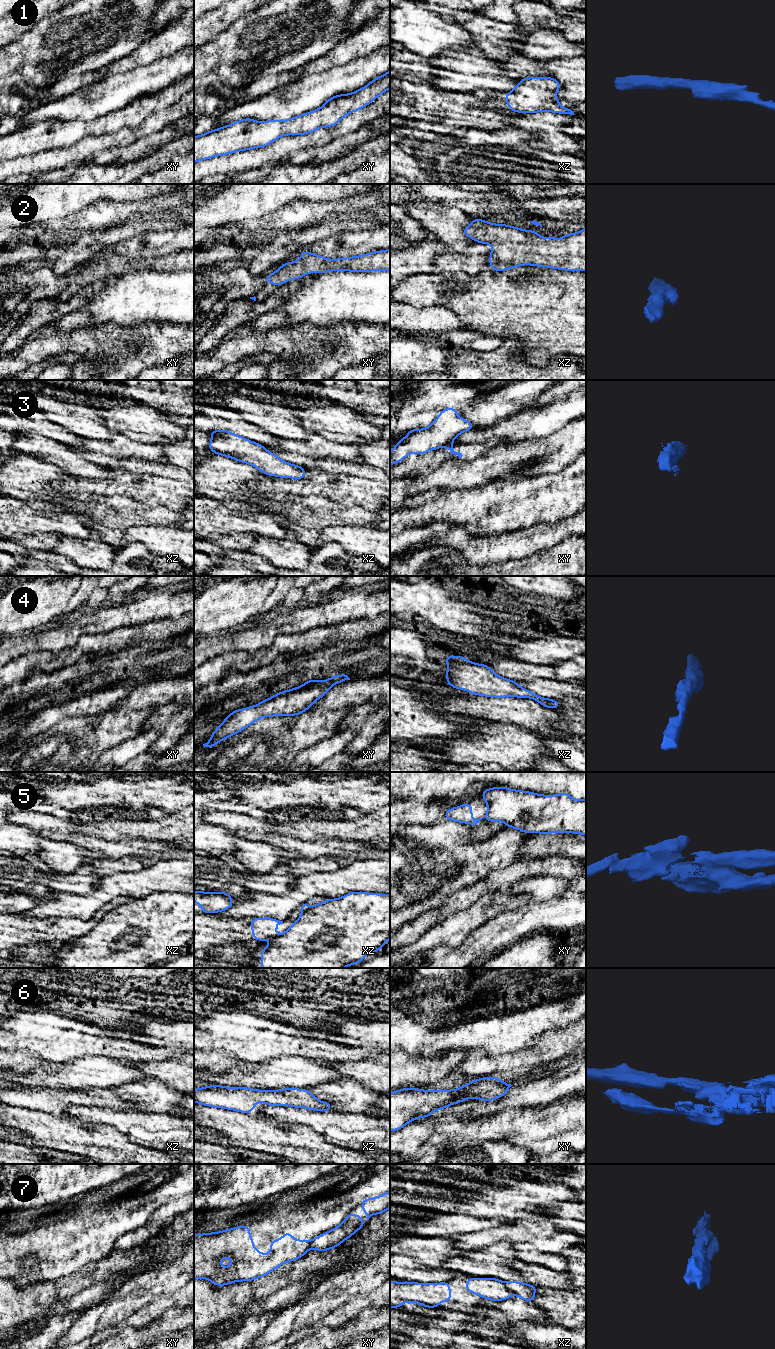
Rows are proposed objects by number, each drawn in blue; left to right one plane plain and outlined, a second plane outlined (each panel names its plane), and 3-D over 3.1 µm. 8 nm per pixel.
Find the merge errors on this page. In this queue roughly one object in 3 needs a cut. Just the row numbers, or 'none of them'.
5, 7

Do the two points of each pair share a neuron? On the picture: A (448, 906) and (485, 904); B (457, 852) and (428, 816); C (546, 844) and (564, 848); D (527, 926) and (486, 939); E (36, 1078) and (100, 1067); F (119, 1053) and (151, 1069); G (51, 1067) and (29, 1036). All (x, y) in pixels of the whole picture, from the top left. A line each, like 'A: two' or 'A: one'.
A: two
B: two
C: one
D: one
E: one
F: two
G: two

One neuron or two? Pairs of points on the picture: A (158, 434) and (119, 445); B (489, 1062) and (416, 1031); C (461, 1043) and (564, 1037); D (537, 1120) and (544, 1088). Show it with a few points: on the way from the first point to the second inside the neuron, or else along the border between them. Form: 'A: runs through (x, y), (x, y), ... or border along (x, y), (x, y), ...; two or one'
A: border along (114, 432), (123, 434), (138, 442), (157, 444); two
B: border along (465, 1051), (480, 1049), (489, 1055); two
C: border along (555, 1030), (538, 1035), (530, 1046), (513, 1052); two
D: border along (552, 1102), (546, 1105), (517, 1108); two

